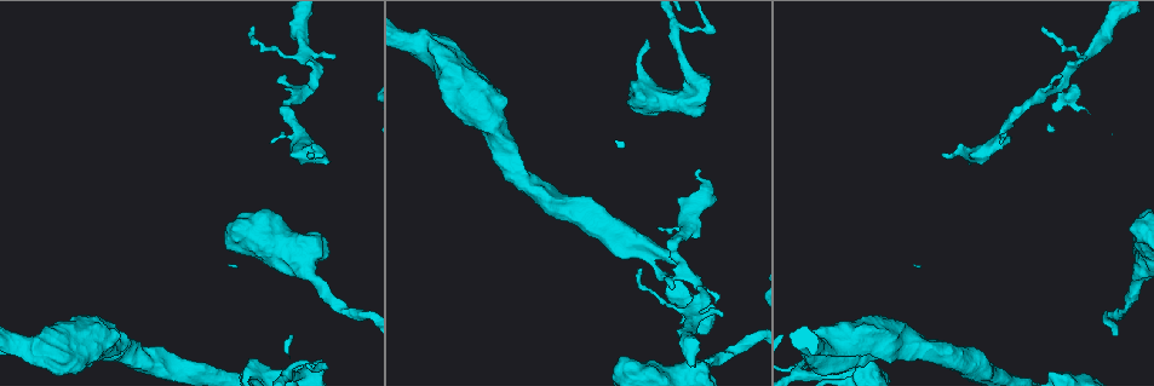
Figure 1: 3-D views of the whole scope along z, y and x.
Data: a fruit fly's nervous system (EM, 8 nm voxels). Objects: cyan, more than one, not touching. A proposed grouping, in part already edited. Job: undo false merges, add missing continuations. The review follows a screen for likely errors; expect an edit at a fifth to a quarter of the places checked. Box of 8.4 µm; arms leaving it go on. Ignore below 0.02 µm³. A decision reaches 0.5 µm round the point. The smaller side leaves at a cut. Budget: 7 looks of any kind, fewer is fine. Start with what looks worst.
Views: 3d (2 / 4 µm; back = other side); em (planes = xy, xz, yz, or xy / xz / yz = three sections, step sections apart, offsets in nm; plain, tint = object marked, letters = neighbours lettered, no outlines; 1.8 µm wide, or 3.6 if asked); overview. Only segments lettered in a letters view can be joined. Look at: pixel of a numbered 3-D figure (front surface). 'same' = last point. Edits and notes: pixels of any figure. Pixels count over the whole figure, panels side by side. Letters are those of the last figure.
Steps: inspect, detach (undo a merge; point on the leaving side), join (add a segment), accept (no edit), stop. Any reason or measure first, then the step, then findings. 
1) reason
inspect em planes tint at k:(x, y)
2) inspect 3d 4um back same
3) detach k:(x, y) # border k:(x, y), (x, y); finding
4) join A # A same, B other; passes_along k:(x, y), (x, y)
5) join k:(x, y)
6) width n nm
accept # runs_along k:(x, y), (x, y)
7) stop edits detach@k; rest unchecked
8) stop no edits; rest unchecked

an open end
inspect 3d 2um at 1:(324, 163)

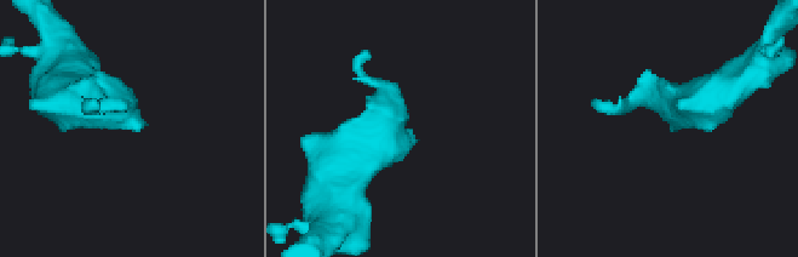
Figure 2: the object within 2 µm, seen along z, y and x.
shape alone is not enough
inspect em planes tint at 2:(672, 130)

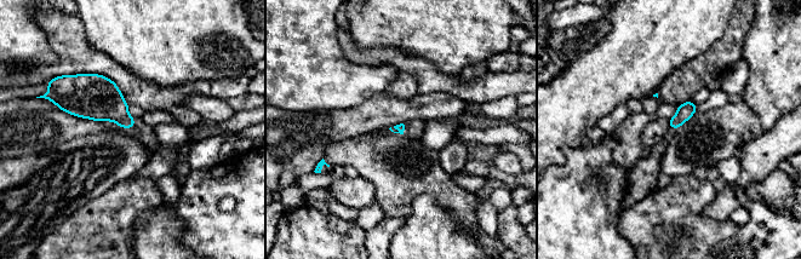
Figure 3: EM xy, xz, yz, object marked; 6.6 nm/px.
what lies round it
inspect em planes letters same

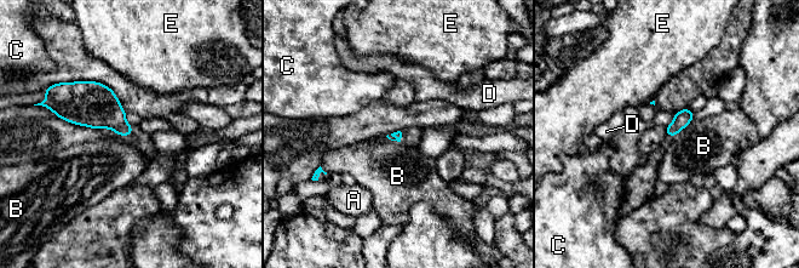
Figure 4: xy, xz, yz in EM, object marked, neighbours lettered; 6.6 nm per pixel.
accept # A other, B other, C other, D other, E other; border 4:(693, 121), (676, 136); no lettered segment goes on from it

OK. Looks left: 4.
sharp bend
inspect 3d 4um at 1:(799, 364)

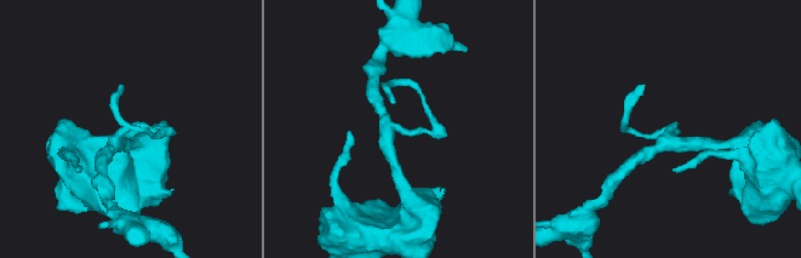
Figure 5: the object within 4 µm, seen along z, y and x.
need the tissue
inspect em planes plain at 5:(133, 122)

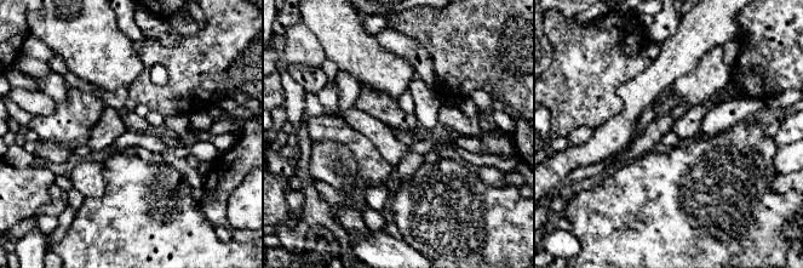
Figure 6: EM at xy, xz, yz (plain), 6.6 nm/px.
inspect em planes letters same

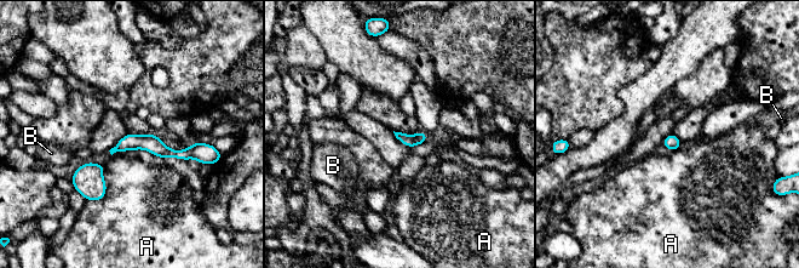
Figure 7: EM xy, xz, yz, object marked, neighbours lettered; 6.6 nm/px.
longest_contact A 260 nm
accept # A other, B other; border 7:(104, 165), (105, 195), (86, 200); all the same neuron

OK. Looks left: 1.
stop no edits; rest unchecked

